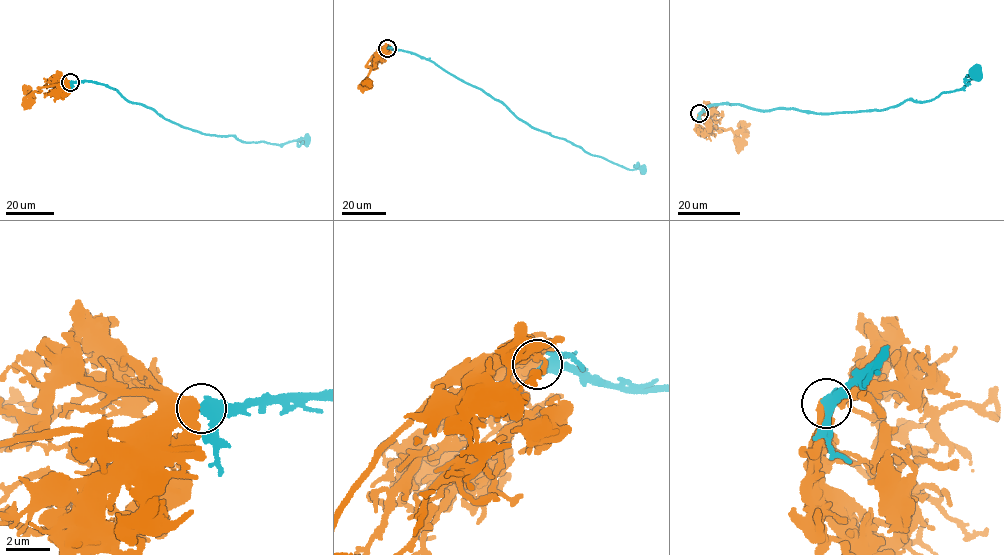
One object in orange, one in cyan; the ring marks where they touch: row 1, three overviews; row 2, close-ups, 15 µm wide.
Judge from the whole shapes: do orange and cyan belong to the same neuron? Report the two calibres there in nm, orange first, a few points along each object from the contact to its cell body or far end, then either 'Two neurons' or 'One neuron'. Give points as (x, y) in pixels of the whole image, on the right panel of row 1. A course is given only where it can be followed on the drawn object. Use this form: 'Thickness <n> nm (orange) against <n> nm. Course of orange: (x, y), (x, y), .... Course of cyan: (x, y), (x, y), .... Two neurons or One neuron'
Thickness 480 nm (orange) against 360 nm. Course of orange: (699, 113), (698, 119), (718, 128), (742, 132), (744, 128), (740, 128), (741, 133). Course of cyan: (699, 113), (713, 104), (732, 103), (763, 111), (879, 110), (961, 89), (974, 73). One neuron

